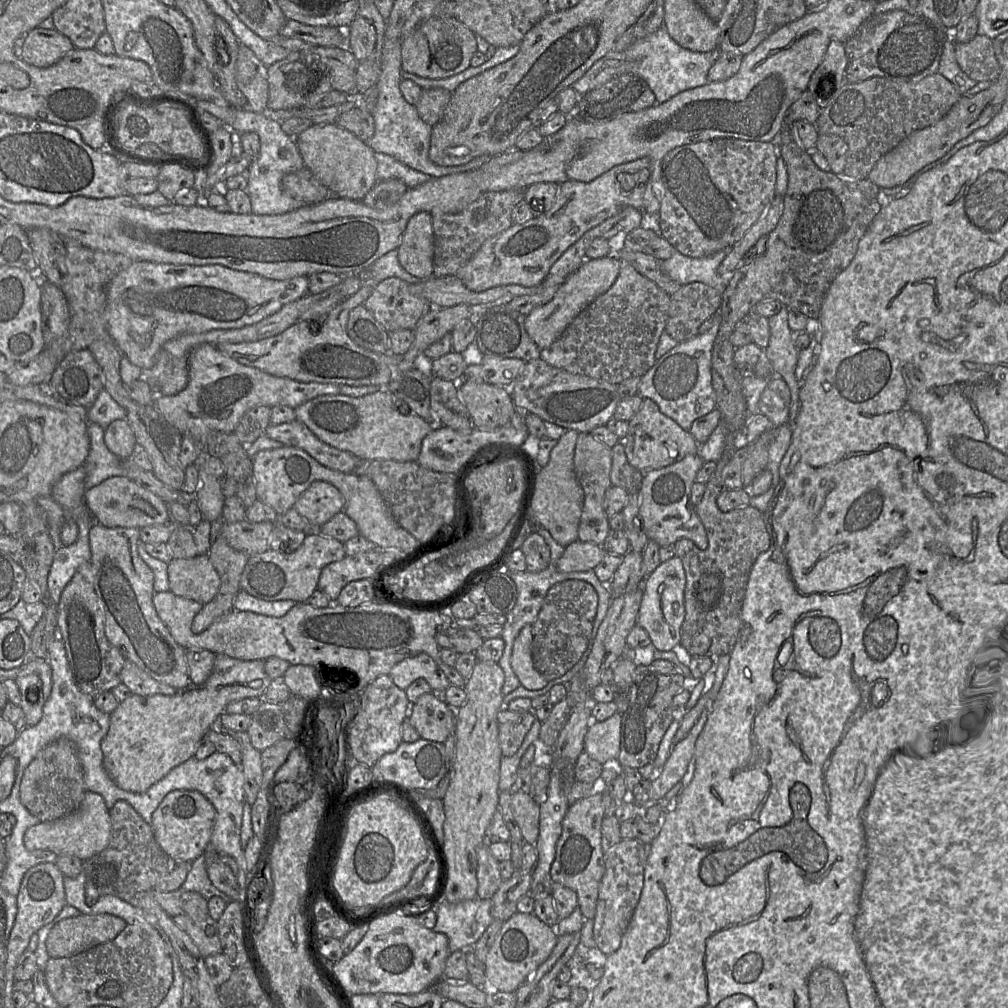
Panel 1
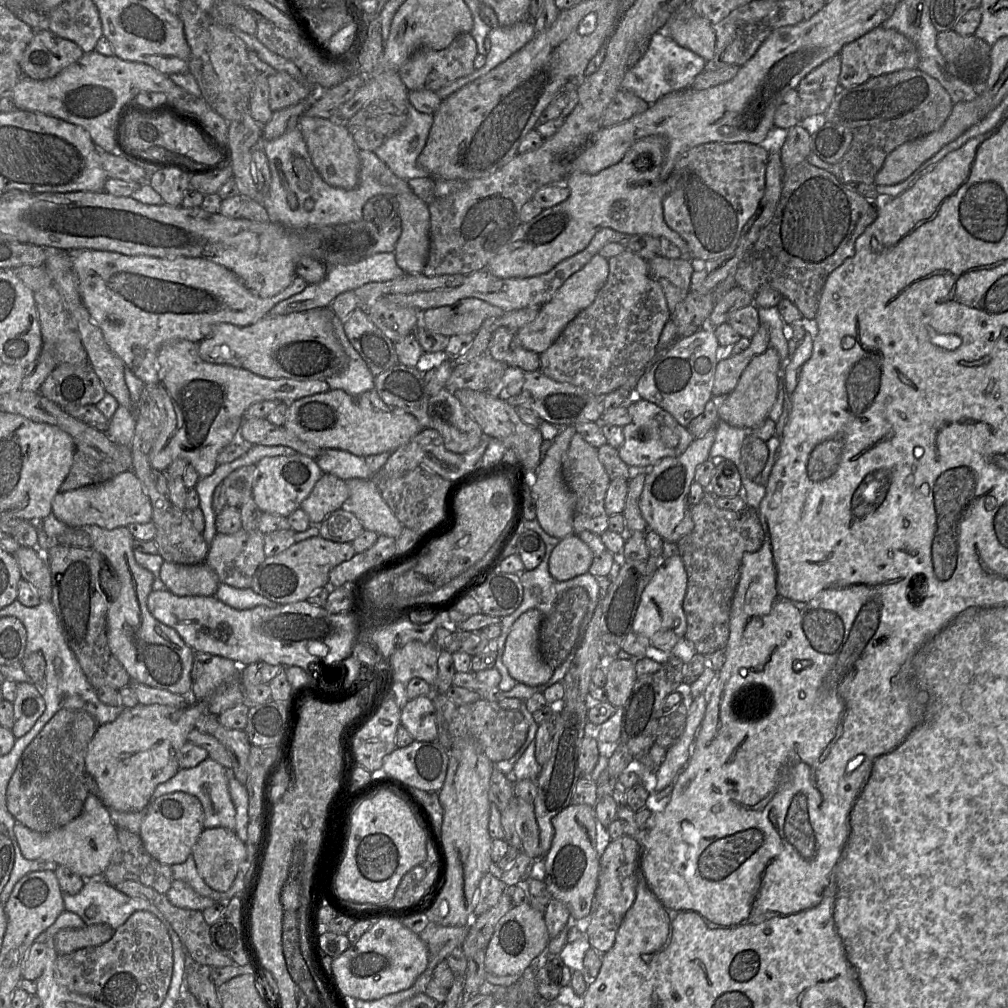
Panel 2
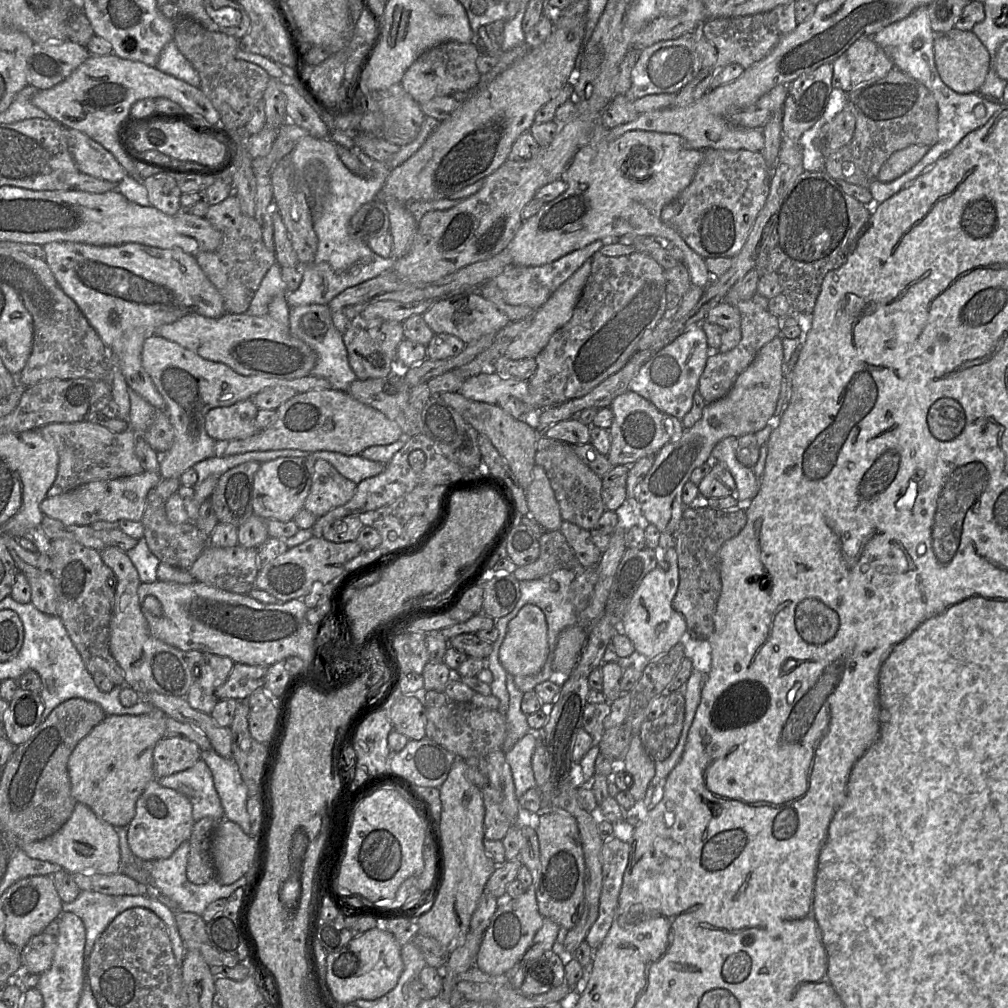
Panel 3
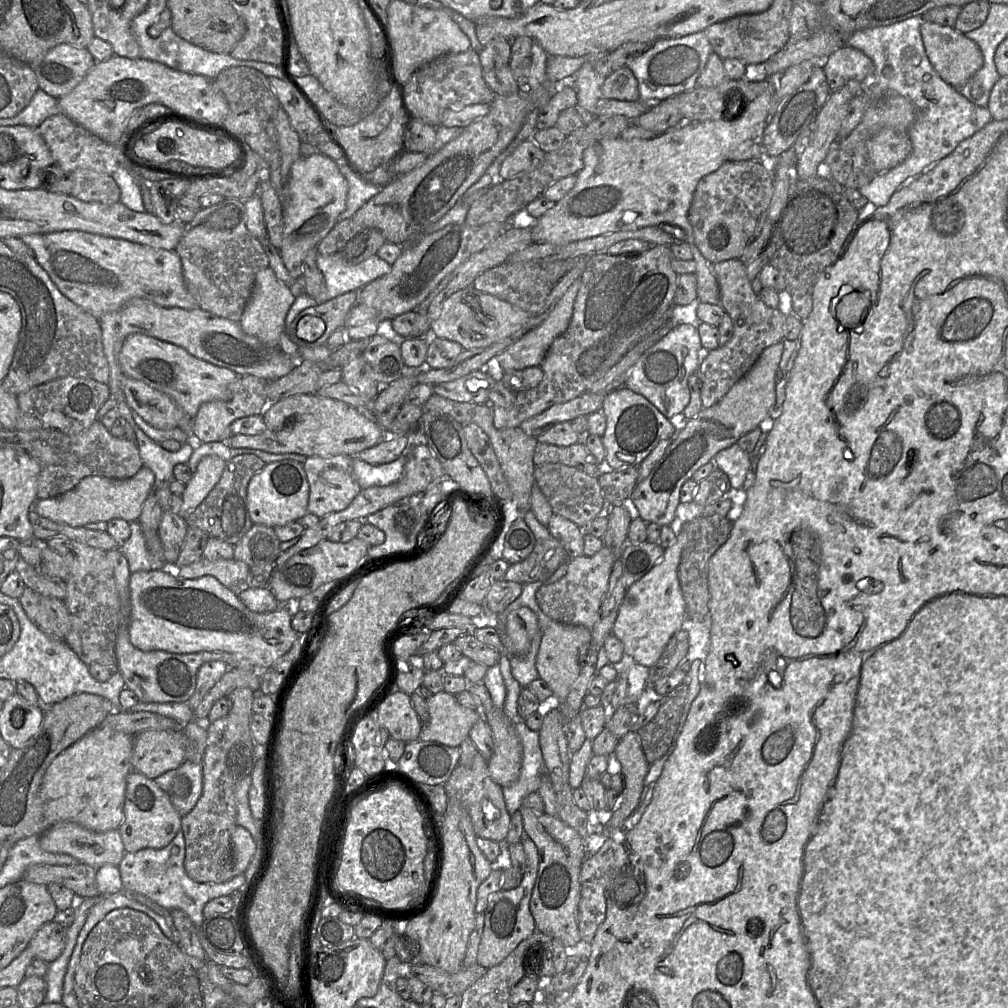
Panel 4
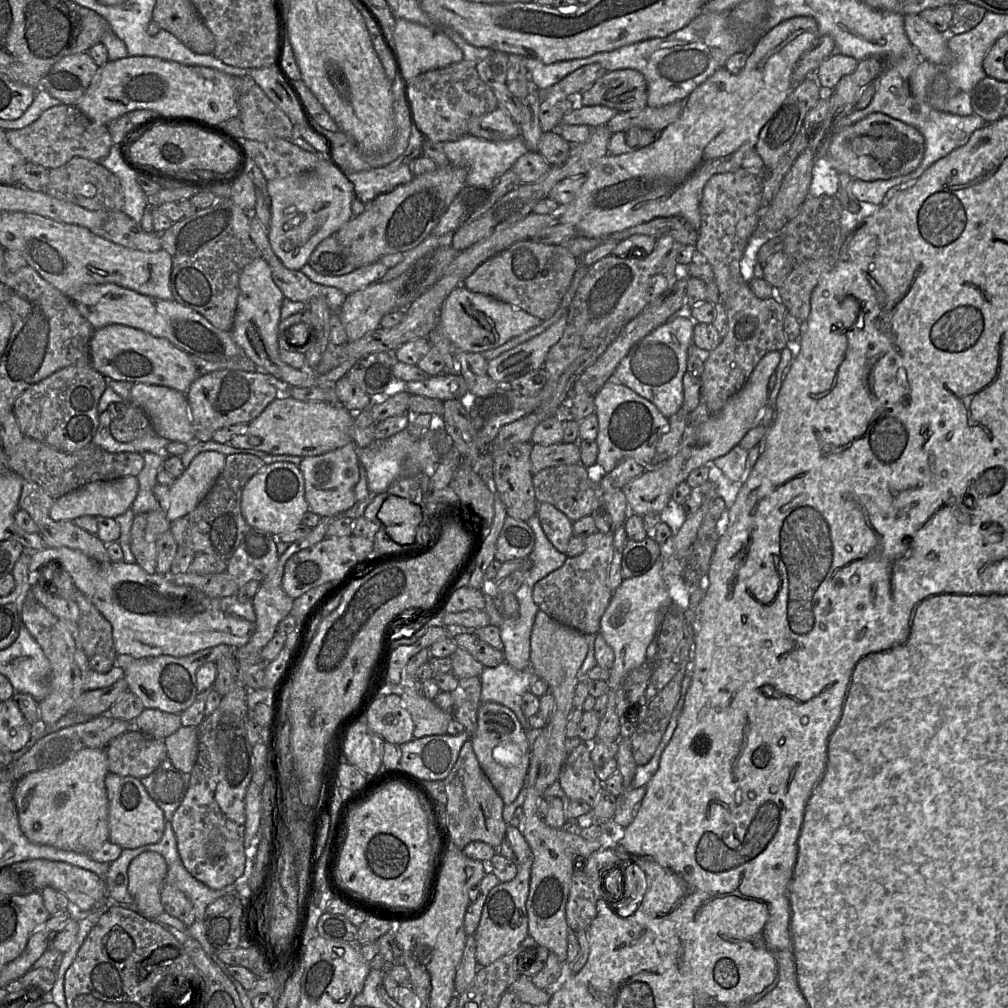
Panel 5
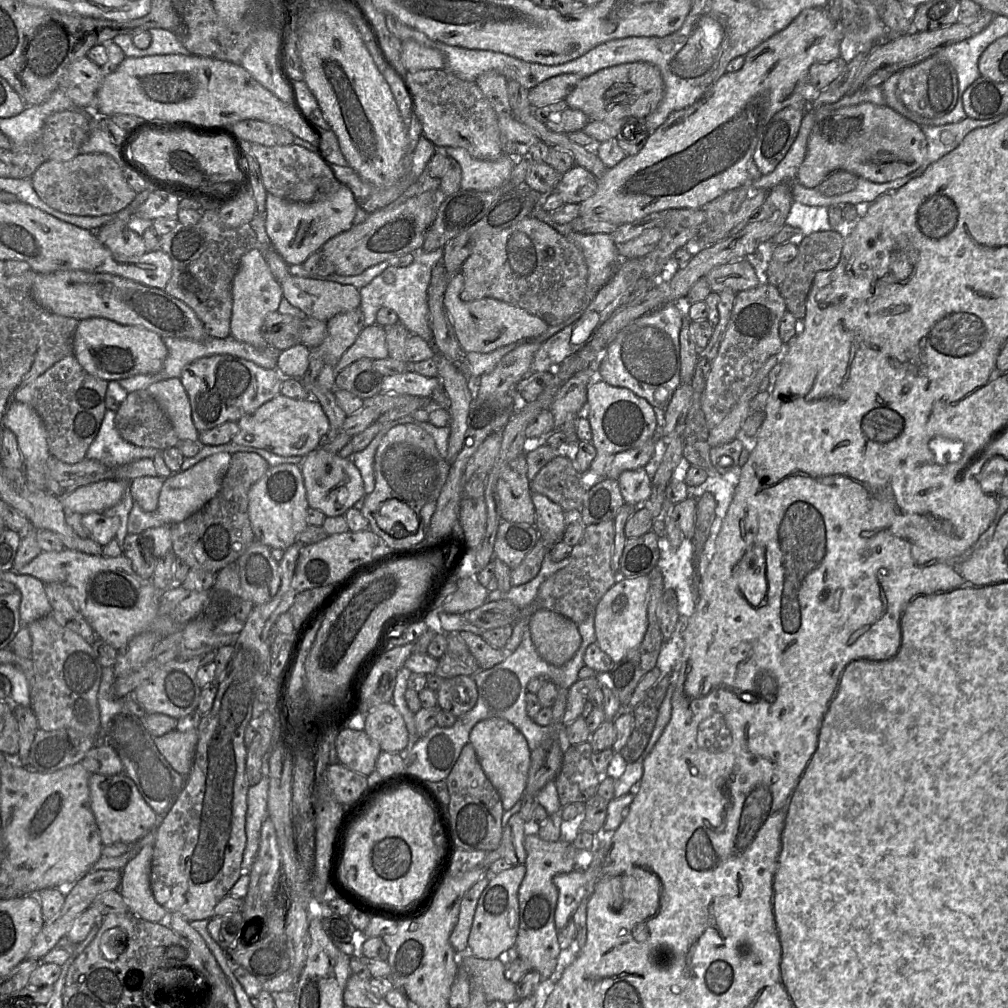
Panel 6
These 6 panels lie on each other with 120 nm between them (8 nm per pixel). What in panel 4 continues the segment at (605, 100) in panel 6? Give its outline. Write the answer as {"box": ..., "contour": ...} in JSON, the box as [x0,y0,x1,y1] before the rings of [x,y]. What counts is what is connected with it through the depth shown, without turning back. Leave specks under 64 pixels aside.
{"box":[600,65,639,100],"contour":[[[626,65],[611,72],[605,78],[600,93],[601,100],[639,100],[637,79]]]}

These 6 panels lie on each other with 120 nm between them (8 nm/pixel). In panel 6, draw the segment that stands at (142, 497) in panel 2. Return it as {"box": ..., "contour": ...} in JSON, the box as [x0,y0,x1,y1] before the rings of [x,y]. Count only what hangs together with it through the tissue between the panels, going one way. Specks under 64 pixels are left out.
{"box":[58,480,130,513],"contour":[[[103,480],[79,487],[72,492],[58,497],[65,513],[103,513],[115,506],[124,496],[130,481]]]}

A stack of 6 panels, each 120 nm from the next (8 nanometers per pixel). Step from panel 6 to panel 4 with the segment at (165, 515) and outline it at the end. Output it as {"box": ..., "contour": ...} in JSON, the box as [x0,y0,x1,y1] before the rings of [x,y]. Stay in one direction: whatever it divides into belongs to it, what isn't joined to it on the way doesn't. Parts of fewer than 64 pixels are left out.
{"box":[180,456,226,518],"contour":[[[218,456],[203,457],[192,478],[185,484],[185,491],[181,495],[182,506],[180,515],[184,518],[191,514],[208,496],[219,482],[224,471],[226,461]]]}

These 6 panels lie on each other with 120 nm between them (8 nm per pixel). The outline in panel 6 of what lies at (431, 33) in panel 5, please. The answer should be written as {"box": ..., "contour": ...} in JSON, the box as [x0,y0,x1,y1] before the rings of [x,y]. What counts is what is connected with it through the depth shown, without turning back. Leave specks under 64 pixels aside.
{"box":[401,40,445,72],"contour":[[[414,40],[403,41],[401,48],[401,58],[407,72],[445,69],[444,56],[437,49],[426,47]]]}

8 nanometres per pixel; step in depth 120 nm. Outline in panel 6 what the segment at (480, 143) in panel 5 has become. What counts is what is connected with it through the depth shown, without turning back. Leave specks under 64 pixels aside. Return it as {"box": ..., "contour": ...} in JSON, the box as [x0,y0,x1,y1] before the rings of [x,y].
{"box":[438,147,522,191],"contour":[[[462,147],[438,150],[459,163],[462,171],[461,188],[464,190],[491,191],[502,187],[509,181],[517,157],[522,157],[503,153],[494,160],[481,160]]]}

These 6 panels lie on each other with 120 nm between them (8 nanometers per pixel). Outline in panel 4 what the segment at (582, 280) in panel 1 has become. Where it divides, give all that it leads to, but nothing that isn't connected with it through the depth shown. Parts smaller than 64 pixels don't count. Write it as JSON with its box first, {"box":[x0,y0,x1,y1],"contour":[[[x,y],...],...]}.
{"box":[496,278,580,371],"contour":[[[578,278],[542,323],[500,352],[496,356],[496,366],[503,371],[539,366],[553,341],[567,330],[580,285]]]}

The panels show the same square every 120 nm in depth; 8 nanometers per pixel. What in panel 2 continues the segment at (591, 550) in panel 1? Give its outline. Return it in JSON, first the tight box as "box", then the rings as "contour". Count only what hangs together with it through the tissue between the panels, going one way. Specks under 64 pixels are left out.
{"box":[549,533,593,581],"contour":[[[572,533],[559,540],[549,558],[549,572],[557,581],[585,574],[593,561],[589,546]]]}

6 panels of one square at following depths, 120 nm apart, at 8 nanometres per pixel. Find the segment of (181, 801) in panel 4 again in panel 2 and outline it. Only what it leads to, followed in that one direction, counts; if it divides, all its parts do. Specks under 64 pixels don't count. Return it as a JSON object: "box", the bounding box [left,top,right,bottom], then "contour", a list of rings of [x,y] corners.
{"box":[151,757,236,831],"contour":[[[208,757],[199,765],[189,769],[179,770],[170,780],[159,784],[152,794],[151,801],[173,792],[191,794],[197,797],[202,804],[204,812],[204,829],[223,827],[235,831],[236,810],[229,793],[228,782],[228,769]]]}

